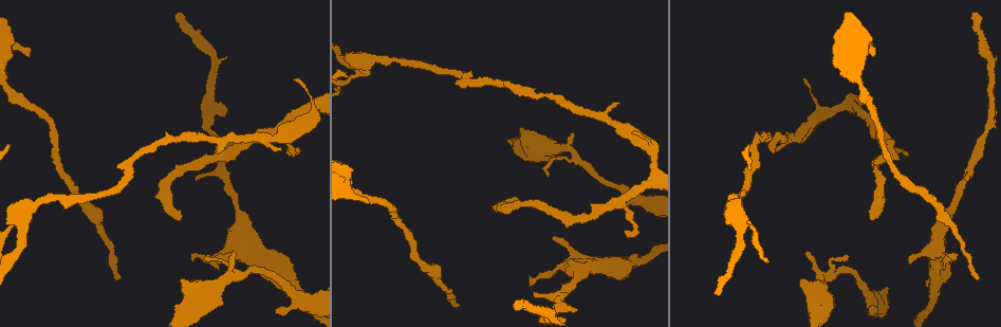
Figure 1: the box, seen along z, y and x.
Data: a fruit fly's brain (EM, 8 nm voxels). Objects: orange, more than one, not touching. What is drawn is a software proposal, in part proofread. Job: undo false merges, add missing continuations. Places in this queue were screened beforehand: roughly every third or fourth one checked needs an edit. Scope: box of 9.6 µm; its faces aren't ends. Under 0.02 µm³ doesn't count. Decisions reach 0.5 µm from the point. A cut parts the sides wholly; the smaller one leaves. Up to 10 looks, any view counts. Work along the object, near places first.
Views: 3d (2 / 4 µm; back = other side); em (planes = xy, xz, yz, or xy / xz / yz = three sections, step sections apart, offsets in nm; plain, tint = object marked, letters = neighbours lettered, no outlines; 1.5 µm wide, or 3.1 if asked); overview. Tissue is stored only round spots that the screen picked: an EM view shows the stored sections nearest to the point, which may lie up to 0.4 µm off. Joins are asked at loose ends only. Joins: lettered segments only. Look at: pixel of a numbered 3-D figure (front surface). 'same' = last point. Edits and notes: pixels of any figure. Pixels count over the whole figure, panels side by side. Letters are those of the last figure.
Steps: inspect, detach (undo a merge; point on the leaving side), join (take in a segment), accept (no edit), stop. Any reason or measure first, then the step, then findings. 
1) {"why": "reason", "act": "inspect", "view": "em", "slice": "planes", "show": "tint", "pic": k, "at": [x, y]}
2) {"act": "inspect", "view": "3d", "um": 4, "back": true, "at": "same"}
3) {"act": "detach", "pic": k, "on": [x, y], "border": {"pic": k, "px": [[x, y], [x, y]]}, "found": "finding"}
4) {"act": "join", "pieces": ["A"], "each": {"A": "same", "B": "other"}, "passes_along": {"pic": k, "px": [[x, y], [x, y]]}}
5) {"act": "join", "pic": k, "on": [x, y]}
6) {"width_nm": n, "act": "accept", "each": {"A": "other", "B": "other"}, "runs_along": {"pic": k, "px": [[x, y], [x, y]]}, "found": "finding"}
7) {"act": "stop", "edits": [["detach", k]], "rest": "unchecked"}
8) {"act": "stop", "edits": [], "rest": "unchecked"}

{"why": "tapers out", "act": "inspect", "view": "em", "slice": "xz", "step": 4, "show": "tint", "pic": 1, "at": [453, 304]}

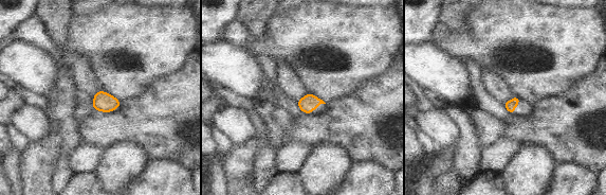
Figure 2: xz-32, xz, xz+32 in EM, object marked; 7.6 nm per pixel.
{"why": "another direction", "act": "inspect", "view": "em", "slice": "planes", "show": "letters", "at": "same"}

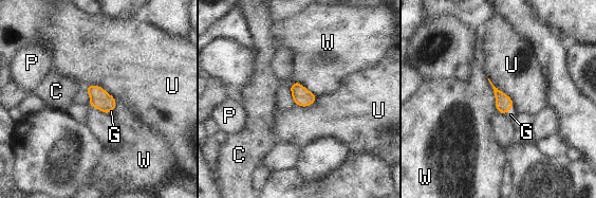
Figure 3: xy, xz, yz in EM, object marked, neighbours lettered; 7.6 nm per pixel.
{"width_nm": 130, "act": "join", "pieces": ["G"], "each": {"C": "other", "G": "same", "P": "other", "U": "other", "W": "other"}, "passes_along": {"pic": 3, "px": [[503, 103], [508, 110], [510, 114]]}, "found": "it goes on there"}

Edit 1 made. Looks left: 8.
{"why": "free end", "act": "inspect", "view": "em", "slice": "planes", "show": "letters", "pic": 1, "at": [235, 254]}

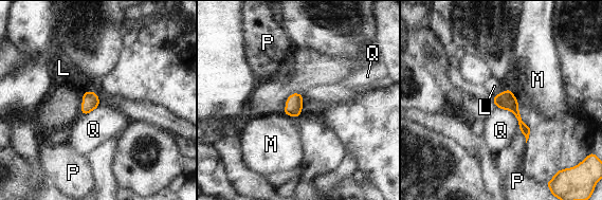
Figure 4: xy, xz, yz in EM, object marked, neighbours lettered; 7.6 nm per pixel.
{"act": "accept", "each": {"L": "other", "M": "other", "P": "other", "Q": "other"}, "runs_along": {"pic": 4, "px": [[495, 98], [515, 111], [526, 133]]}, "found": "no lettered segment goes on from it"}

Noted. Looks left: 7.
{"why": "branch stops here", "act": "inspect", "view": "em", "slice": "planes", "show": "tint", "pic": 1, "at": [555, 239]}

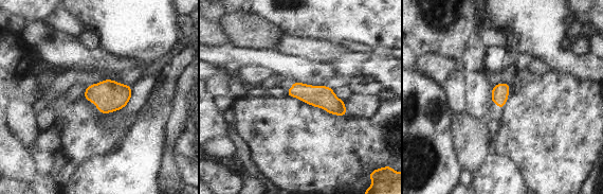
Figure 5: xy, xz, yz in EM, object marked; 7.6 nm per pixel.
{"why": "see the neighbours", "act": "inspect", "view": "em", "slice": "planes", "show": "letters", "at": "same"}

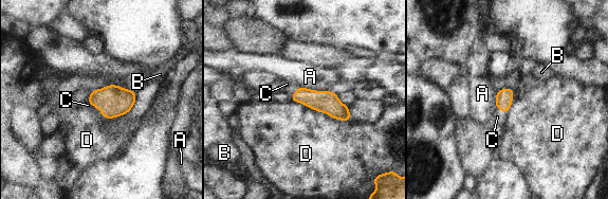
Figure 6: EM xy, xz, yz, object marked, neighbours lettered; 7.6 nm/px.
{"longest_contact_nm": ["D", 480], "act": "join", "pieces": ["C"], "each": {"A": "other", "B": "other", "C": "same", "D": "other"}, "passes_along": {"pic": 6, "px": [[503, 98], [500, 109], [497, 116]]}, "found": "it goes on there"}

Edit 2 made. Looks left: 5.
{"act": "inspect", "view": "overview"}

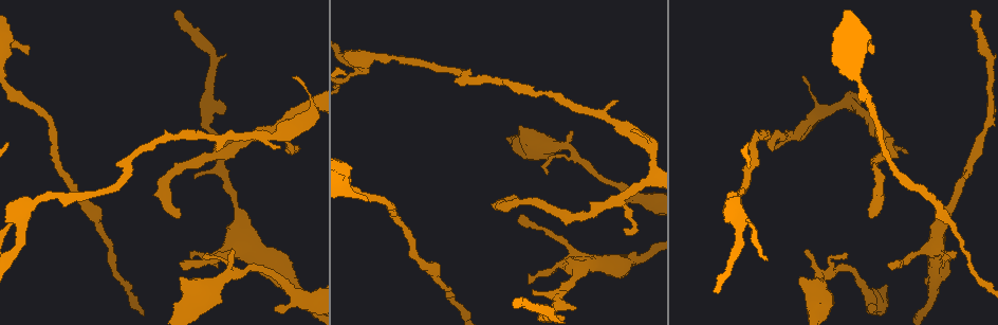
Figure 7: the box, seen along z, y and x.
{"why": "free end", "act": "inspect", "view": "3d", "um": 4, "pic": 7, "at": [276, 307]}

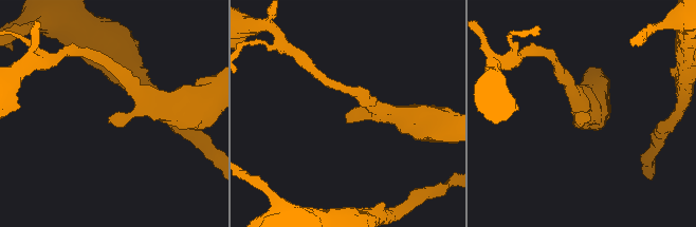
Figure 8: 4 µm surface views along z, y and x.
{"act": "inspect", "view": "em", "slice": "planes", "show": "letters", "pic": 8, "at": [111, 121]}

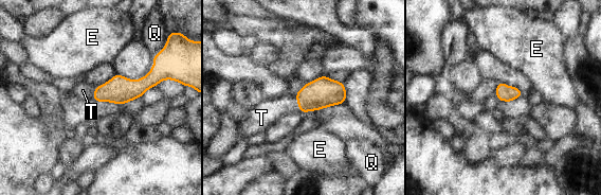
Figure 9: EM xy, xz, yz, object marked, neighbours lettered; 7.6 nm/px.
{"act": "join", "pieces": ["T"], "each": {"E": "other", "Q": "other", "T": "same"}, "passes_along": {"pic": 9, "px": [[322, 92], [297, 102], [267, 113]]}, "found": "it goes on there"}

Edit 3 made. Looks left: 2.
{"act": "stop", "edits": [["join", 3], ["join", 6], ["join", 9]], "rest": "unchecked"}

